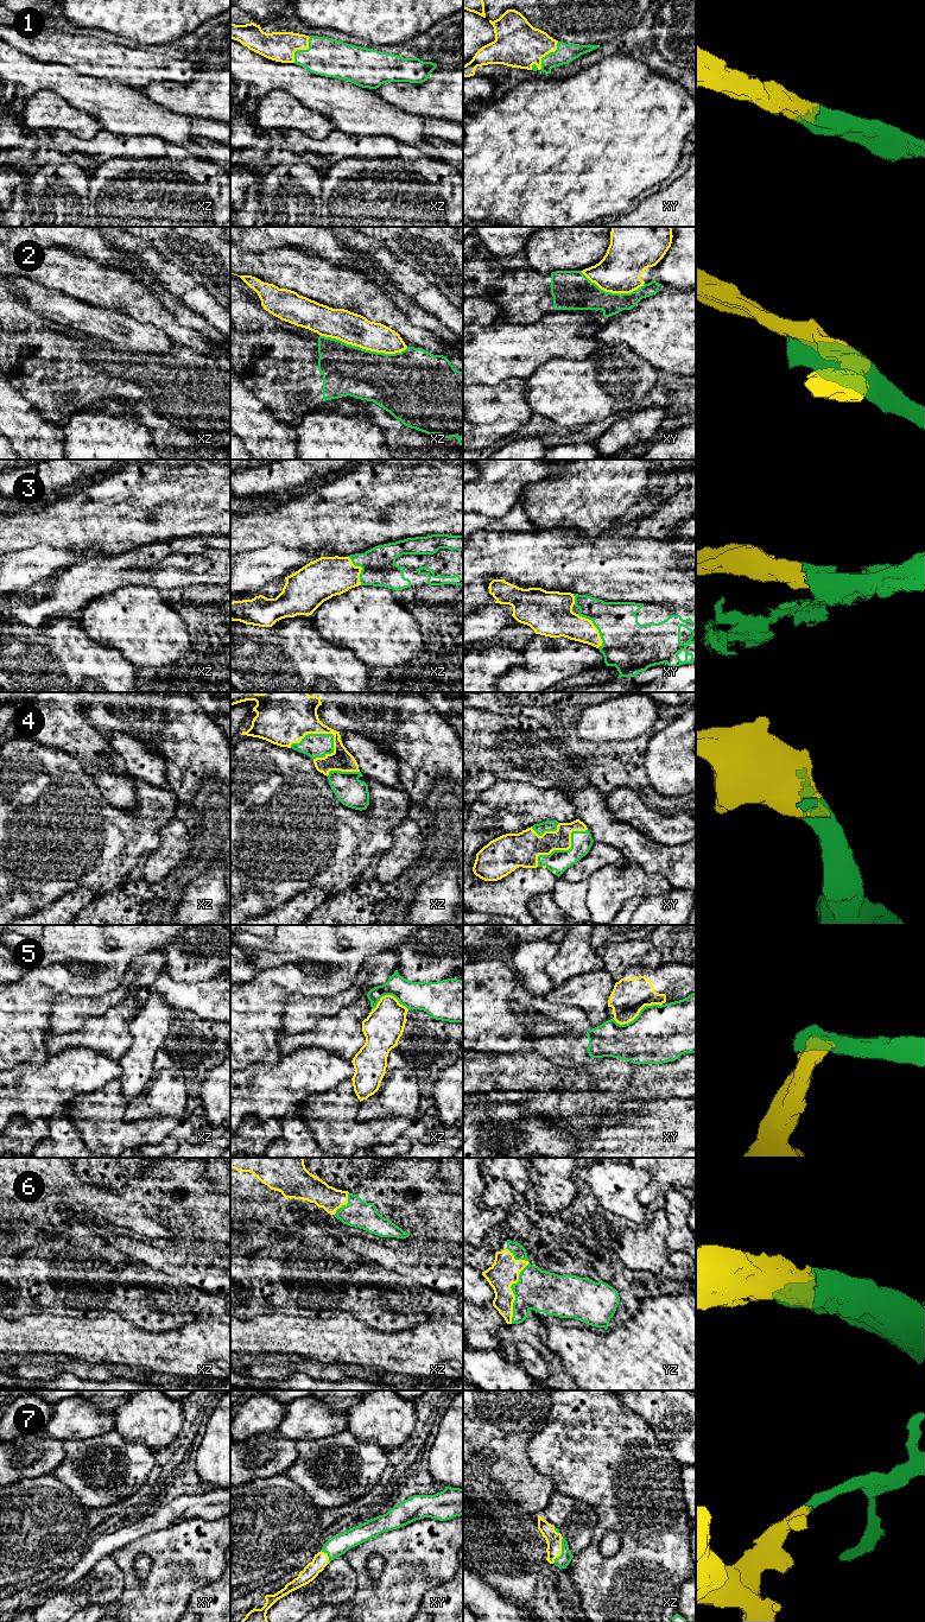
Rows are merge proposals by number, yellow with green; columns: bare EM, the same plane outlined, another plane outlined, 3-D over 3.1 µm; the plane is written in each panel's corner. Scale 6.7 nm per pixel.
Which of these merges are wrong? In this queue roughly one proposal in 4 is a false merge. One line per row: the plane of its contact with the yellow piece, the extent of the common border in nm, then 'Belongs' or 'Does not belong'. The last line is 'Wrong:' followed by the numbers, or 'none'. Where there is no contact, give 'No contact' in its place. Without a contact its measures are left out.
1: Touches yellow in xy. Shared border 260 nm. Belongs
2: Touches yellow in xz. Shared border 600 nm. Does not belong
3: Touches yellow in xy. Shared border 280 nm. Belongs
4: Touches yellow in xz. Shared border 320 nm. Belongs
5: Touches yellow in xy. Shared border 360 nm. Does not belong
6: Touches yellow in yz. Shared border 500 nm. Belongs
7: Touches yellow in xz. Shared border 190 nm. Belongs
Wrong: 2, 5

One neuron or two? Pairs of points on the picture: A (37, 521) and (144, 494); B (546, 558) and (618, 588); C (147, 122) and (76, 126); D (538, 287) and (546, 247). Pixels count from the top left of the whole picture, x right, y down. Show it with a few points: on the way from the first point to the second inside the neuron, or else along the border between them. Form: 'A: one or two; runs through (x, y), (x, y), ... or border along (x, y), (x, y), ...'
A: one; runs through (63, 524), (109, 524), (118, 515)
B: one; runs through (564, 561), (583, 565), (595, 565), (600, 570)
C: two; border along (77, 109), (89, 113), (103, 128)
D: two; border along (524, 251), (533, 268), (550, 273)

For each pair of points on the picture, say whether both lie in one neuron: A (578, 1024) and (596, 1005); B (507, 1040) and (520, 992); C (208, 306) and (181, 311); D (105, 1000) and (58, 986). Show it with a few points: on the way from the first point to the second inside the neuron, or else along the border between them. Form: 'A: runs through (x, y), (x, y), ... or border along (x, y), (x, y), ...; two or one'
A: border along (561, 1005), (577, 1006), (596, 1026), (610, 1019); two
B: border along (515, 984), (511, 1007), (542, 1014); two
C: border along (169, 291), (202, 315), (213, 325); two
D: border along (118, 986), (99, 995), (82, 998); two

